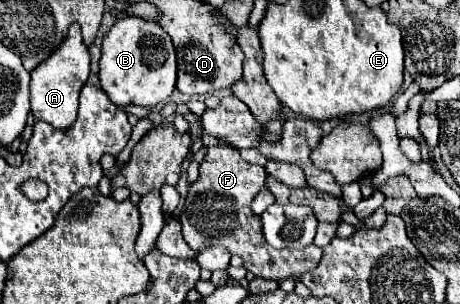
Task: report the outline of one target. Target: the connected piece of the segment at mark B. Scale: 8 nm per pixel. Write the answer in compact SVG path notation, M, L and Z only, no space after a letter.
M124 17L118 19L104 35L100 57L100 83L110 101L118 107L156 107L160 103L166 103L166 99L176 89L176 79L178 65L174 43L158 23L138 17Z

